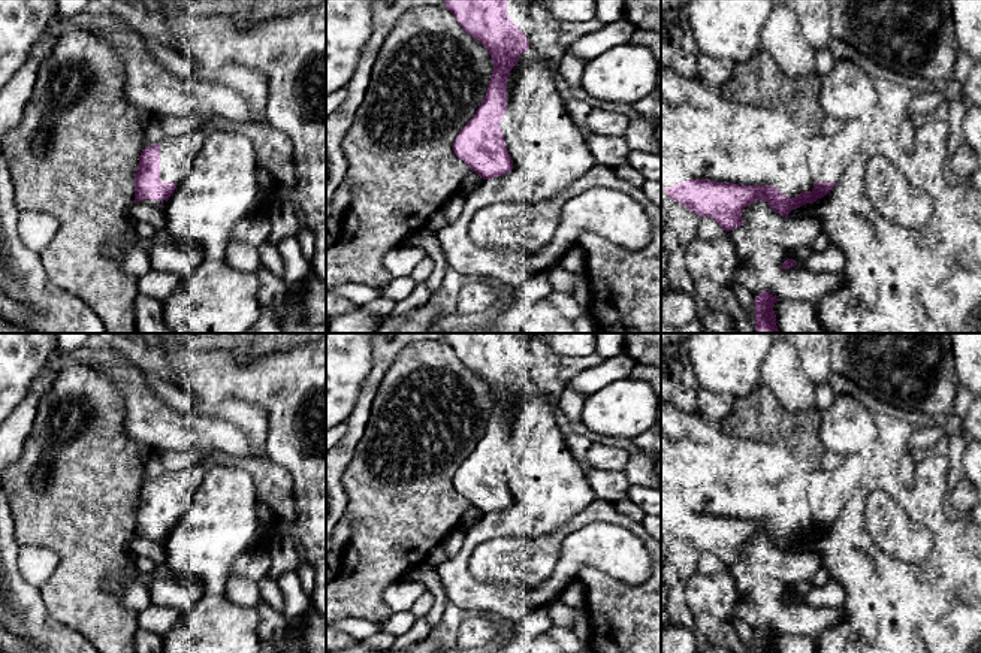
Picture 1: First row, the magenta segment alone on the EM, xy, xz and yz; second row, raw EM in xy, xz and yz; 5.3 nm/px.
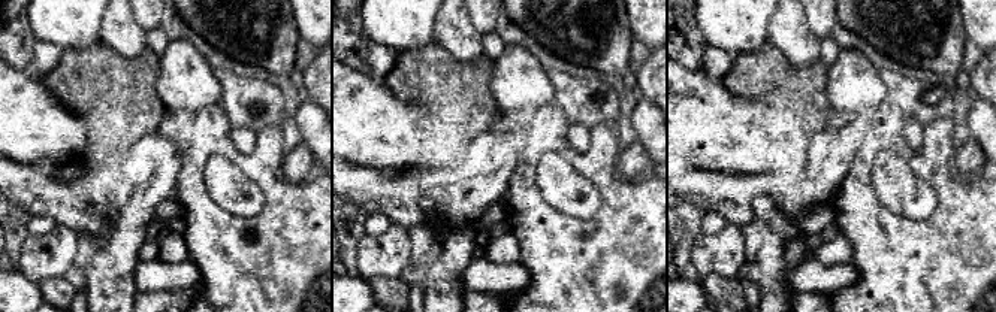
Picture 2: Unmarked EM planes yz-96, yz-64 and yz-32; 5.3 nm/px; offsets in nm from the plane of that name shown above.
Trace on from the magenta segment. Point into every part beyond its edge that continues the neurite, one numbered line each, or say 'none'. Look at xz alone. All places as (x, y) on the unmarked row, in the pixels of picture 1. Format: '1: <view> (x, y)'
none

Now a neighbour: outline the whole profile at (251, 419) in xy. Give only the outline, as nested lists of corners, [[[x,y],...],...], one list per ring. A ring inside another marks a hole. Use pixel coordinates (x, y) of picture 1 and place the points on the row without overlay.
[[[227,399],[215,405],[202,400],[199,406],[238,424],[247,433],[254,453],[260,456],[266,453],[268,420],[265,409],[242,399]]]

